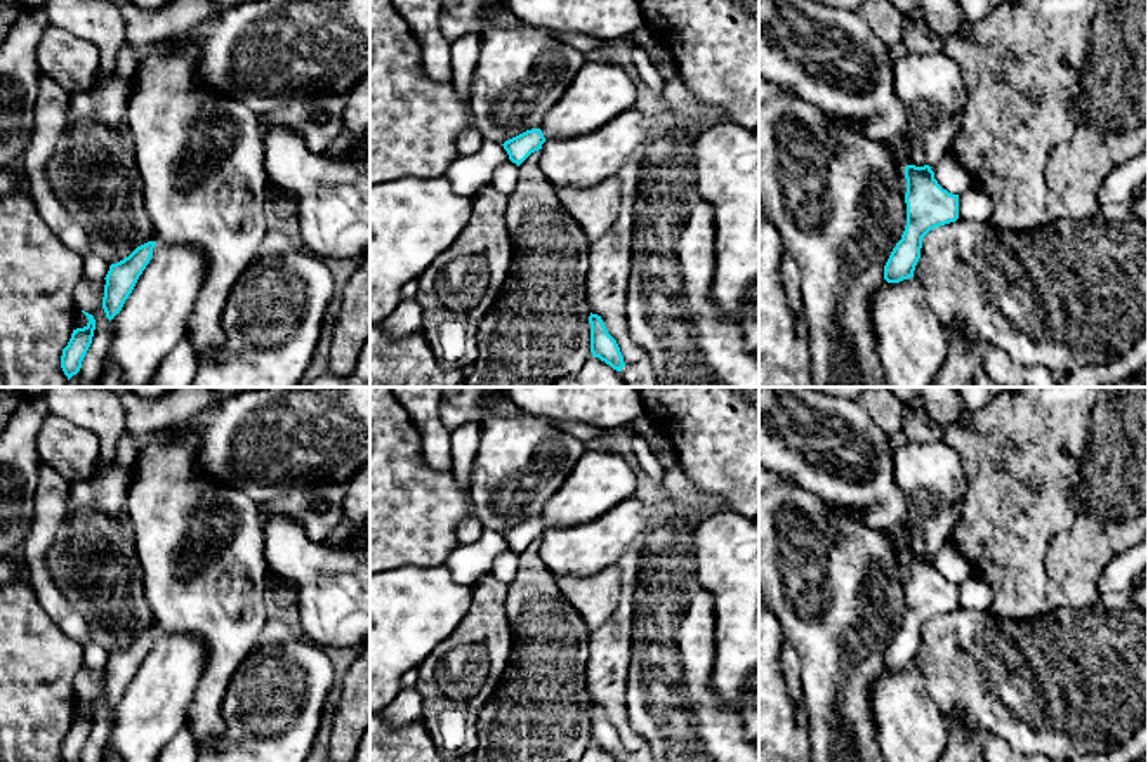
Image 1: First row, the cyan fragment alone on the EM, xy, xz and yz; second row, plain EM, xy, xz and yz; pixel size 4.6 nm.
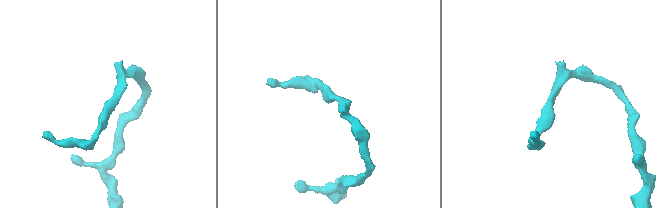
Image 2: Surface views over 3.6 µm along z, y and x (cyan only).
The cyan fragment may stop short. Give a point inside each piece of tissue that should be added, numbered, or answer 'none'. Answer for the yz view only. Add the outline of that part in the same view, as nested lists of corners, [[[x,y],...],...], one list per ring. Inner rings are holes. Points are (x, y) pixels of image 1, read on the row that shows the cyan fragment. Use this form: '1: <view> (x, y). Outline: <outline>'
1: yz (931, 91). Outline: [[[941,50],[893,56],[893,85],[908,134],[922,144],[924,165],[934,172],[962,128],[966,85],[959,66]]]

